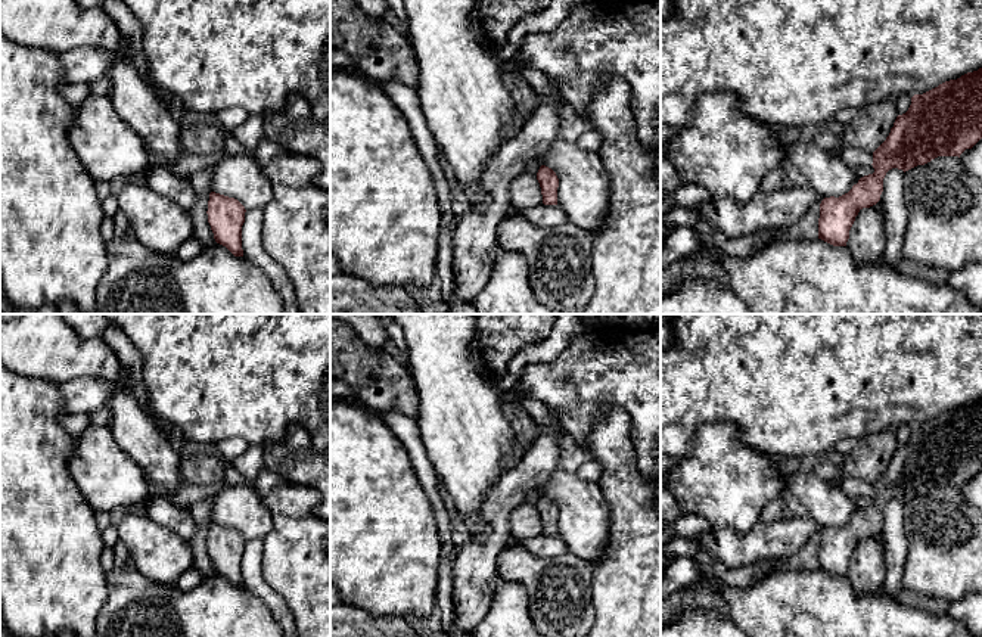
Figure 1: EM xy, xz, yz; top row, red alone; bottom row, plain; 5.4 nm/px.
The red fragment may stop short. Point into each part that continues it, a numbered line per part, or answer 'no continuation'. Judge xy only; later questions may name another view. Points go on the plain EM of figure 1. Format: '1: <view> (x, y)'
no continuation

